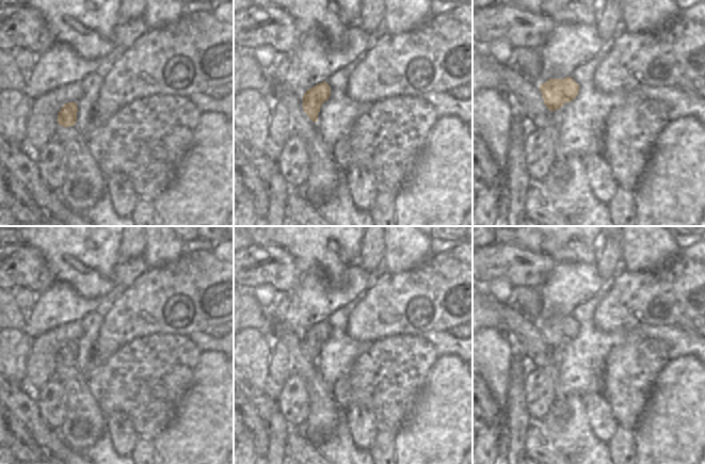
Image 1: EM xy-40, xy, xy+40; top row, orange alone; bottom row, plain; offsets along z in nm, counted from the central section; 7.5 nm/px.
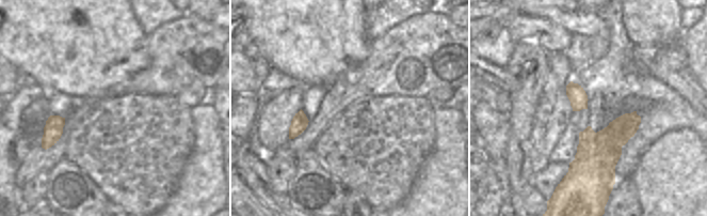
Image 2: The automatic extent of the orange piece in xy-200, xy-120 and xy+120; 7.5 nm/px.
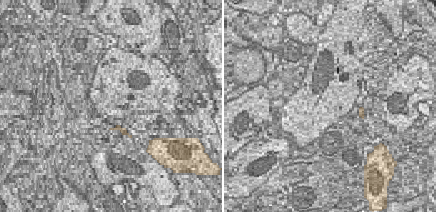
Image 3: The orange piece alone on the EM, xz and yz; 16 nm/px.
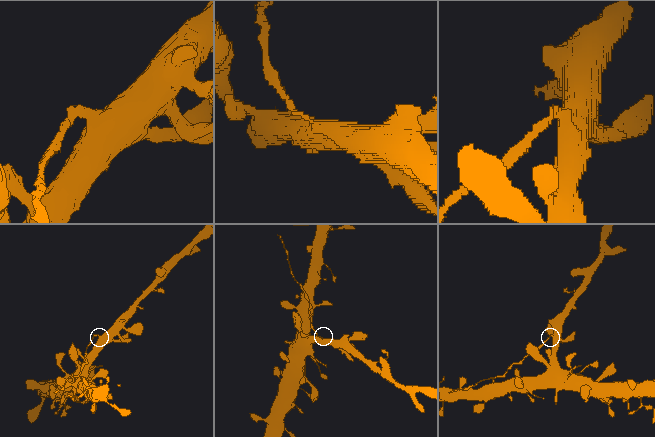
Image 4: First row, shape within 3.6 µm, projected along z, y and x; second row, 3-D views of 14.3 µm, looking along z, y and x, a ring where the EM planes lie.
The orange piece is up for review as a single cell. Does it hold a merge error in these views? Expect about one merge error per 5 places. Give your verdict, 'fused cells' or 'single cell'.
fused cells

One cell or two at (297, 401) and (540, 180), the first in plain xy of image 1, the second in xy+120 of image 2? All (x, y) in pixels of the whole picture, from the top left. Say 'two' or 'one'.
two

